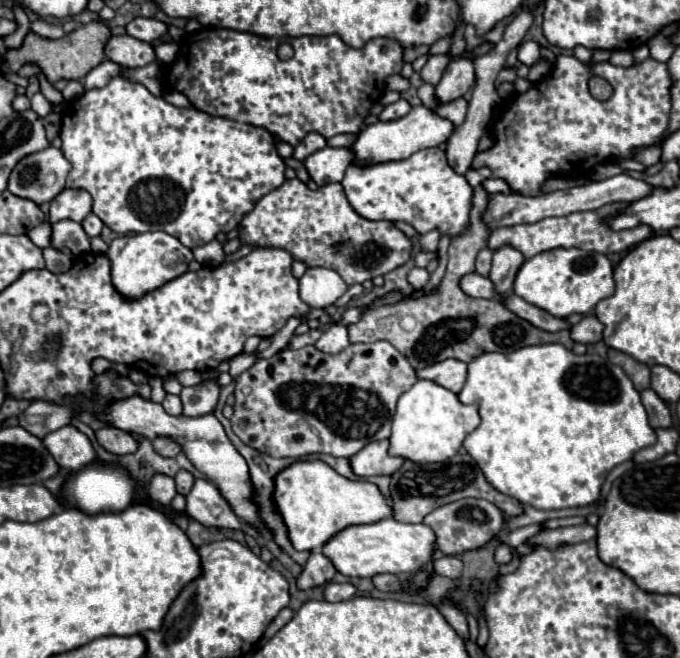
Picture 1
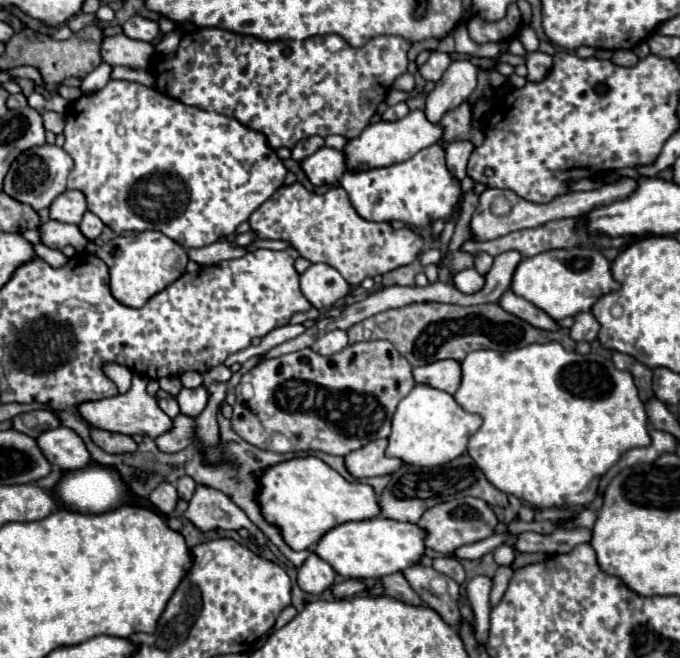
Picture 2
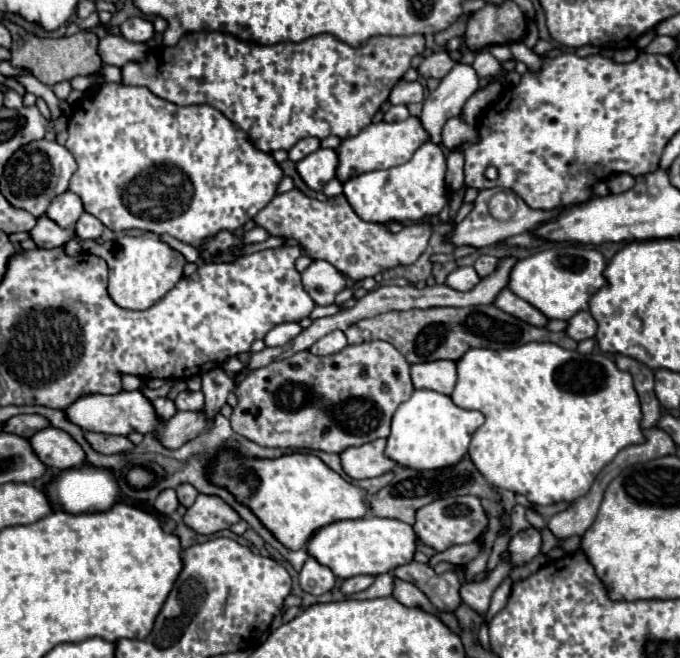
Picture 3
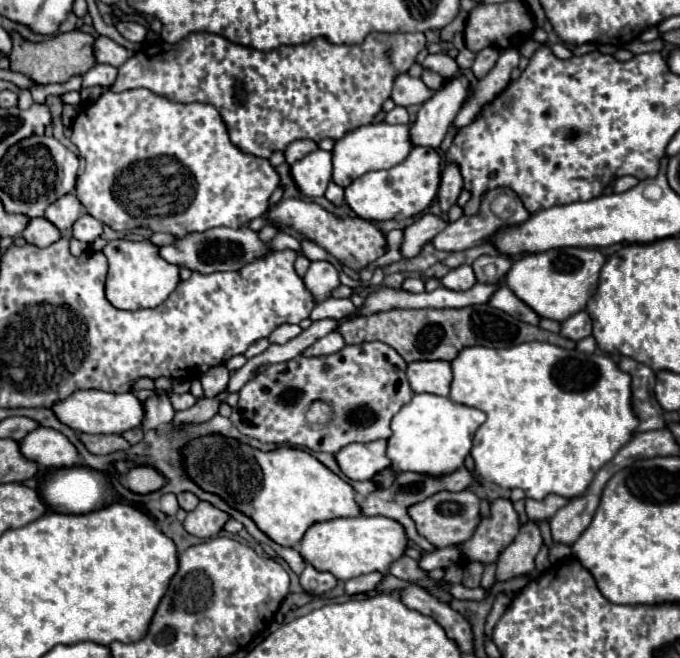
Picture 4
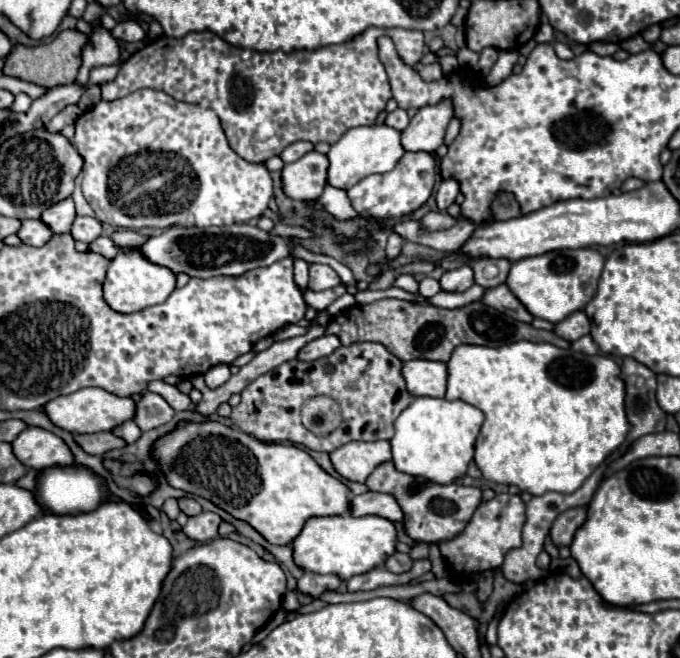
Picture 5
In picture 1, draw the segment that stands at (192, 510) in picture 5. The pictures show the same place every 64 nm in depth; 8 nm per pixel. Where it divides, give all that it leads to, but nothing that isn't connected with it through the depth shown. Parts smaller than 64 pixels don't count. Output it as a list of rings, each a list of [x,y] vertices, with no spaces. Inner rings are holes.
[[[180,470],[176,476],[174,476],[174,480],[176,480],[176,490],[180,492],[180,494],[188,494],[190,492],[190,488],[192,488],[192,484],[194,484],[194,476],[188,472],[188,470]]]

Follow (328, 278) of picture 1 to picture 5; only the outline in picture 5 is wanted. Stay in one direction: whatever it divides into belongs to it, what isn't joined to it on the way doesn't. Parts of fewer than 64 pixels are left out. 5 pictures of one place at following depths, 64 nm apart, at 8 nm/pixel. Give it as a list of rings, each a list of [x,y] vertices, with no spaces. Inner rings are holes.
[[[310,264],[310,280],[308,288],[314,292],[322,292],[340,284],[340,276],[326,264]]]

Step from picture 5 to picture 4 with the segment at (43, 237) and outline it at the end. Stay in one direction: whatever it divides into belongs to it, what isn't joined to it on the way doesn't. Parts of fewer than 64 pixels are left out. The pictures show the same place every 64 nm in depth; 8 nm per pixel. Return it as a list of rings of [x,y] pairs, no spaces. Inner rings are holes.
[[[36,218],[30,222],[30,226],[22,232],[22,238],[26,238],[28,244],[34,244],[34,246],[48,246],[48,244],[54,244],[56,240],[60,240],[60,230],[48,222],[46,218]]]

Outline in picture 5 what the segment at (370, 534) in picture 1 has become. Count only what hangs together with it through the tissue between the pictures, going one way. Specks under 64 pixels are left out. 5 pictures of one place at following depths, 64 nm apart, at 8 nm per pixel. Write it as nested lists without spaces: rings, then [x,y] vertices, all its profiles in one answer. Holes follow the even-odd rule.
[[[326,516],[310,518],[304,530],[292,542],[294,560],[300,568],[316,574],[336,574],[340,580],[350,580],[356,574],[384,566],[384,560],[396,552],[396,526],[382,516]]]

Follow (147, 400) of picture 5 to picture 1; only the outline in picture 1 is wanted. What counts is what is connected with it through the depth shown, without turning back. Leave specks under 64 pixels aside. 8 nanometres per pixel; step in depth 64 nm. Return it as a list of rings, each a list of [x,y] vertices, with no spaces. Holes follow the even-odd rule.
[[[166,394],[164,402],[162,402],[164,410],[172,416],[180,416],[182,414],[182,402],[180,402],[180,396],[174,396],[174,394]]]

